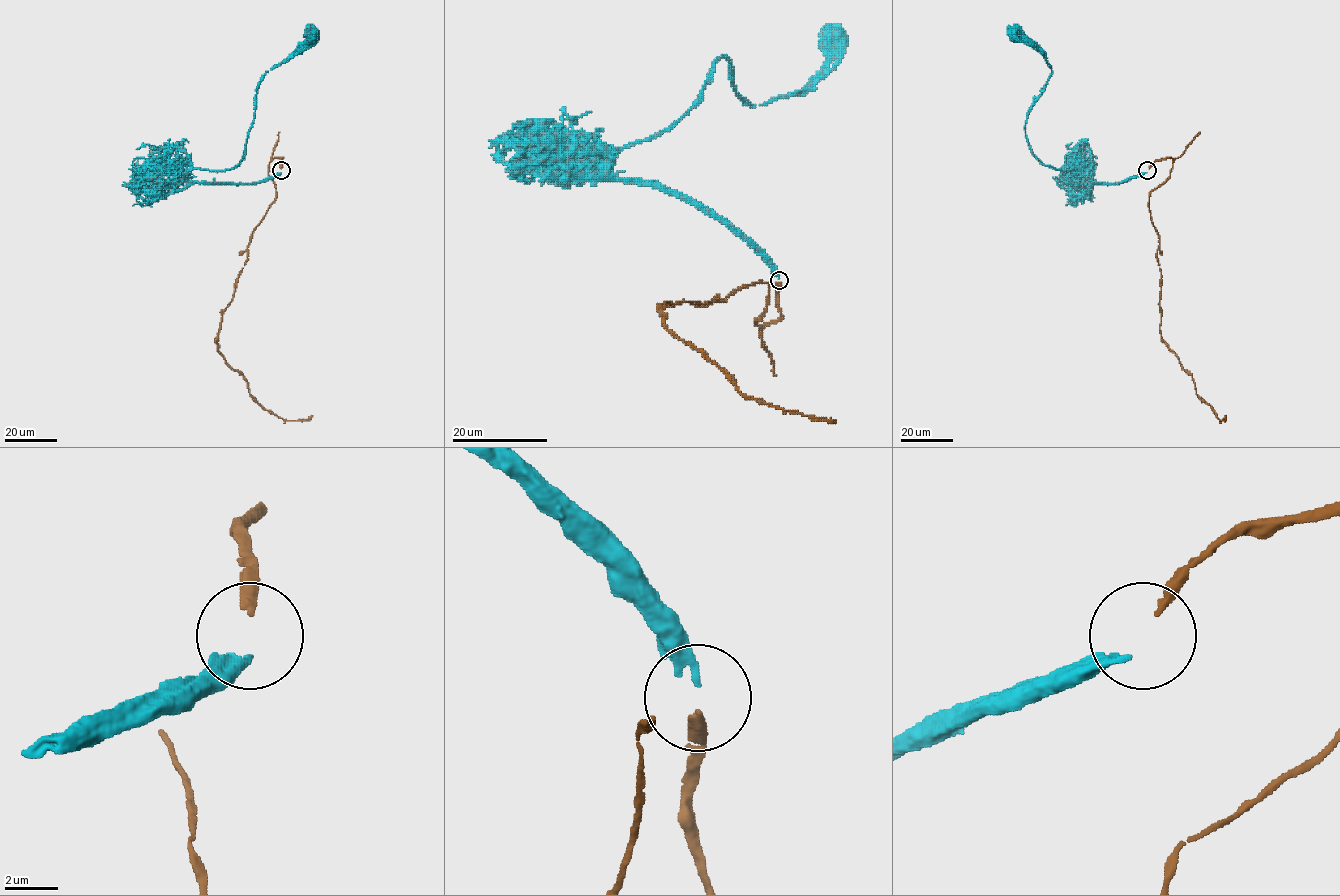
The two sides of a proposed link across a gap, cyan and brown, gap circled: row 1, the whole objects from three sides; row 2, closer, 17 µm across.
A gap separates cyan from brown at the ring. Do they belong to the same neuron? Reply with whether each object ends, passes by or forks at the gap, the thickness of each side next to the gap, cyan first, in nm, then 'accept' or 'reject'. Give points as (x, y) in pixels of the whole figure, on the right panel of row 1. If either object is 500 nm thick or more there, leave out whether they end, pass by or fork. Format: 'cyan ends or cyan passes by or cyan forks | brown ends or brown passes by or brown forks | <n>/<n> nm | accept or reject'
cyan ends | brown ends | 220/320 nm | reject

